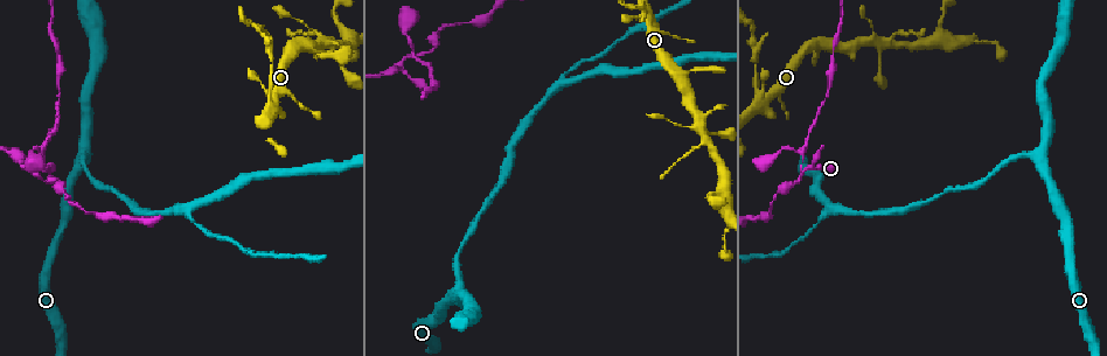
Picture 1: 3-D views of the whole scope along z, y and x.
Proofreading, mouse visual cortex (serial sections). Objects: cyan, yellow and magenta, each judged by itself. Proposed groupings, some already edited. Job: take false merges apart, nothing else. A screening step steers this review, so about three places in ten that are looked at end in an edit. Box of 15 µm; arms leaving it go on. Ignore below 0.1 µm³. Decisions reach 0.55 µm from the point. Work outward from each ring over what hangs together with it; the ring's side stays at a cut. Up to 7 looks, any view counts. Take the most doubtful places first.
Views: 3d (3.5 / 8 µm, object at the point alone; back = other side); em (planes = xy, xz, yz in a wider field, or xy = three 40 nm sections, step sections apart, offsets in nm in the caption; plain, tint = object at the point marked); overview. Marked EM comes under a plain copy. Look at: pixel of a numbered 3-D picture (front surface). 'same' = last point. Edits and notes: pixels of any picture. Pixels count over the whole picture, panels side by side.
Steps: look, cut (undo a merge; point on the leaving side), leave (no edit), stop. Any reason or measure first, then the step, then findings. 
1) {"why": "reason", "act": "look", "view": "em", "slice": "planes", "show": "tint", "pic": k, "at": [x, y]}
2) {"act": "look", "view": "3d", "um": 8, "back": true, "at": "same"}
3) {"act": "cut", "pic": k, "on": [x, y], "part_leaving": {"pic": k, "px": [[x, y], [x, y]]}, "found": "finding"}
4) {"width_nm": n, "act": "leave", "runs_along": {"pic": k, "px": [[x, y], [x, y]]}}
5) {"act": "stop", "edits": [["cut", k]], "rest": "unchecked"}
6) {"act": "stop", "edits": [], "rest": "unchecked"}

{"why": "arms part here", "act": "look", "view": "3d", "um": 3.5, "back": true, "pic": 1, "at": [801, 178]}

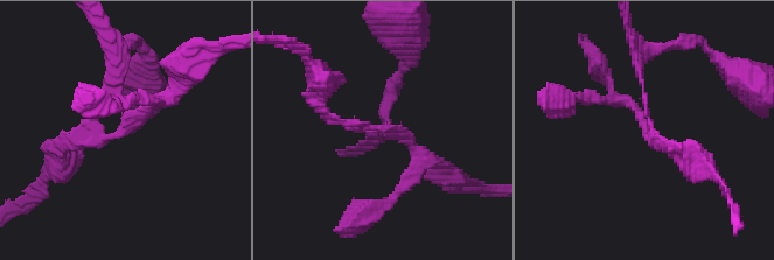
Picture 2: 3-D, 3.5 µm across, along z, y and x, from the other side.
{"arms": 3, "arm_widths_nm": [100, 150, 200], "why": "now the EM", "act": "look", "view": "em", "slice": "xy", "step": 2, "show": "tint", "pic": 2, "at": [375, 128]}

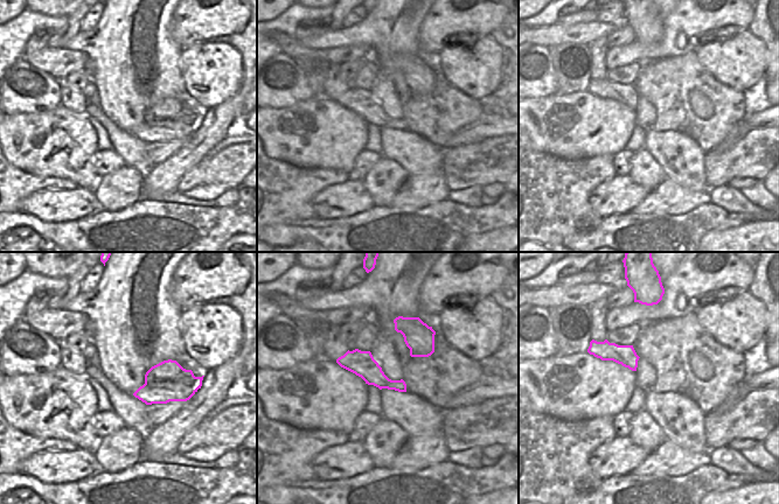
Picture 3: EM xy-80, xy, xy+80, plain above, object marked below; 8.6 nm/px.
{"act": "cut", "pic": 2, "on": [120, 85], "found": "a second cell is stuck on"}

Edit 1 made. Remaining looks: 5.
{"why": "thin arm on a thick one", "act": "look", "view": "3d", "um": 3.5, "pic": 1, "at": [875, 39]}

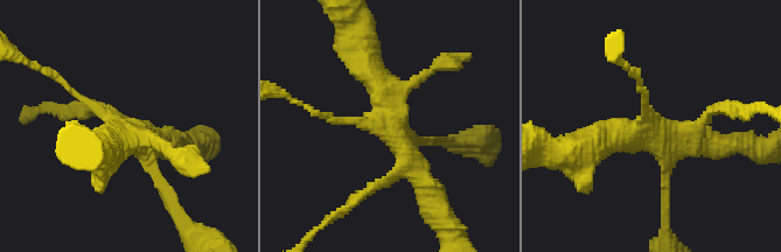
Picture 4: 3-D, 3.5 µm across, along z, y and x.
{"why": "shape alone is not enough", "act": "look", "view": "em", "slice": "xy", "step": 5, "show": "tint", "pic": 4, "at": [655, 135]}

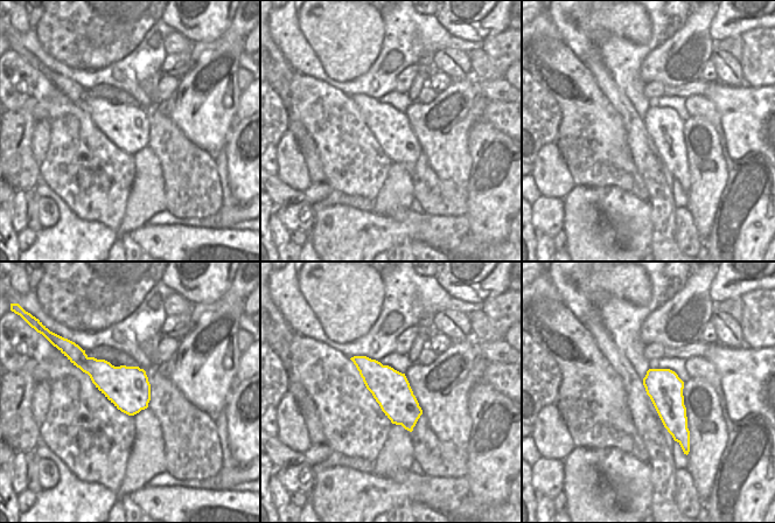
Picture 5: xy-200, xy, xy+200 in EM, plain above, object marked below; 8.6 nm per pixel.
{"act": "leave", "runs_along": {"pic": 4, "px": [[367, 67], [434, 195]]}, "found": "continuous, no second cell"}

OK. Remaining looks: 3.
{"why": "side arm on a straight run", "act": "look", "view": "3d", "um": 3.5, "pic": 1, "at": [648, 11]}

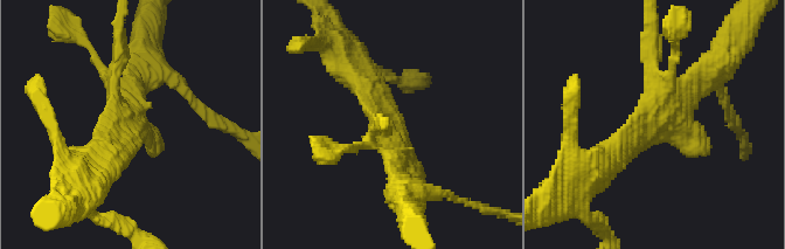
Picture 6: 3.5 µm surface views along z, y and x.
{"act": "look", "view": "em", "slice": "xy", "step": 1, "show": "tint", "pic": 6, "at": [661, 108]}

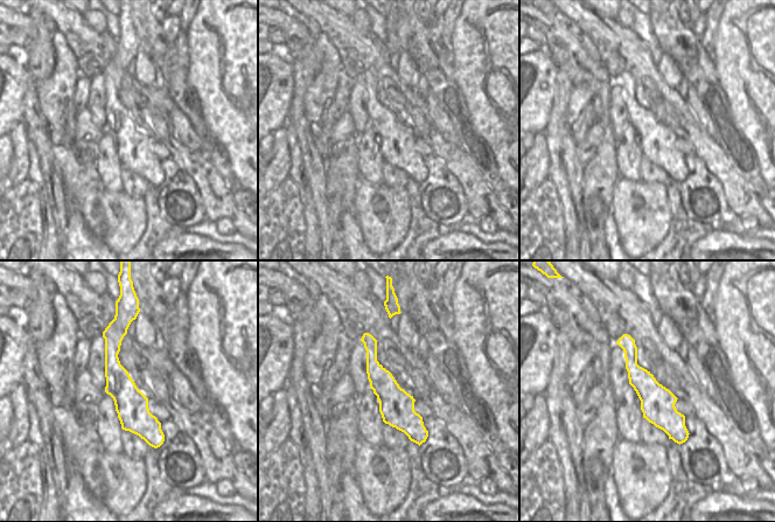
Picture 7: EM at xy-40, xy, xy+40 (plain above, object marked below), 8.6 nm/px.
{"width_nm": 300, "act": "leave", "runs_along": {"pic": 6, "px": [[714, 69], [666, 112], [651, 33]]}, "found": "one cell here"}

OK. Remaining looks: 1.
{"act": "stop", "edits": [["cut", 2]], "rest": "unchecked"}

